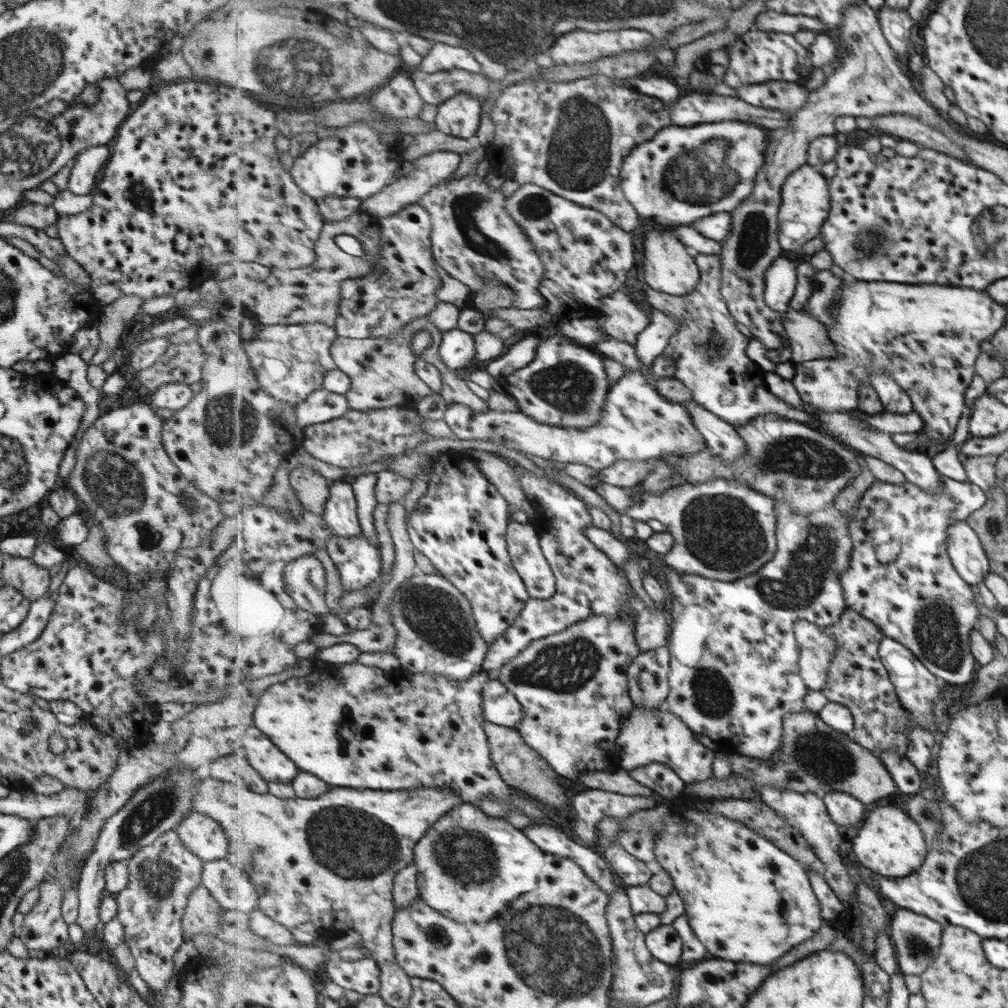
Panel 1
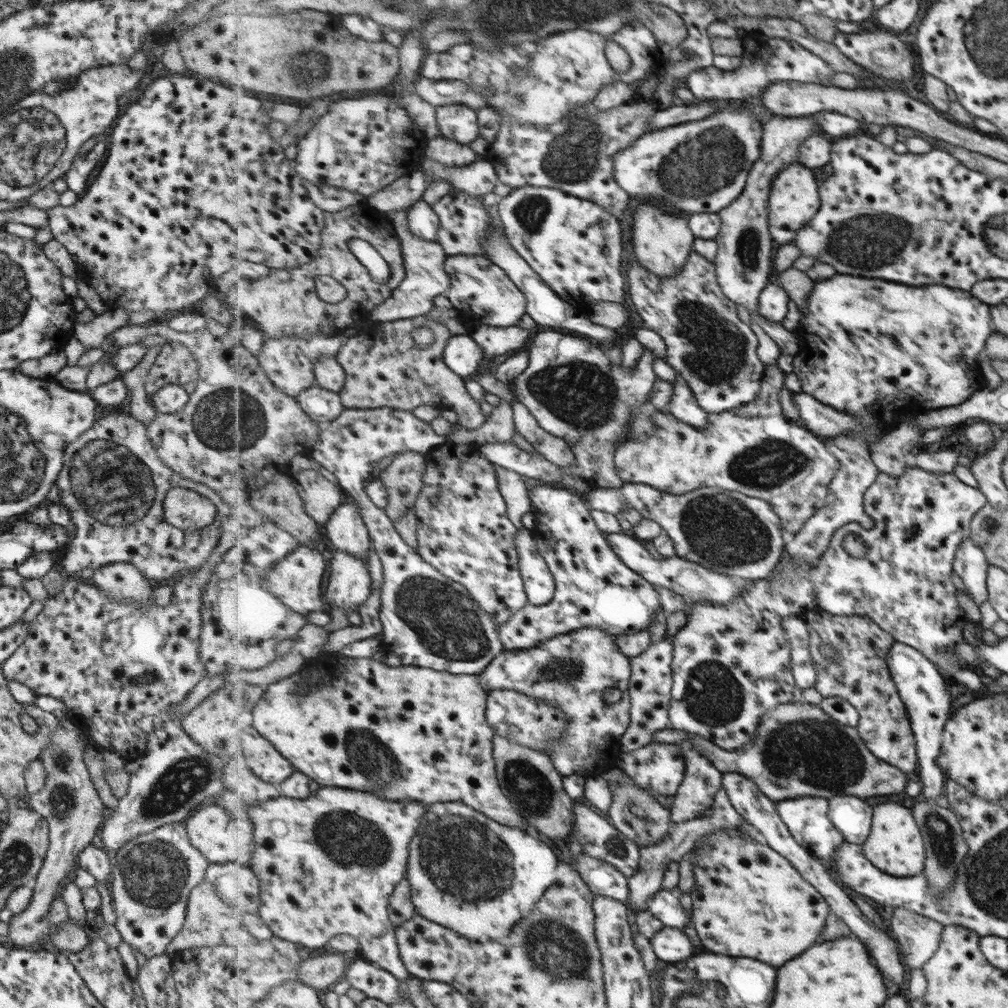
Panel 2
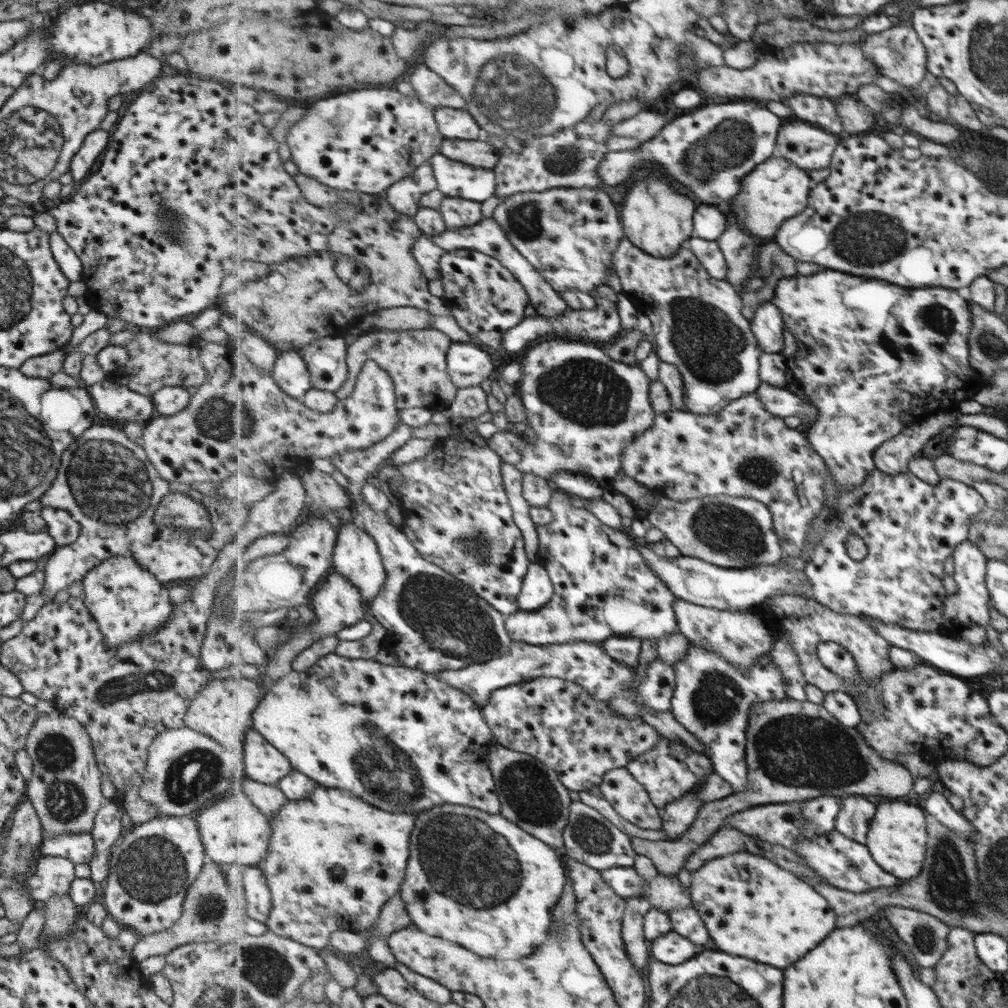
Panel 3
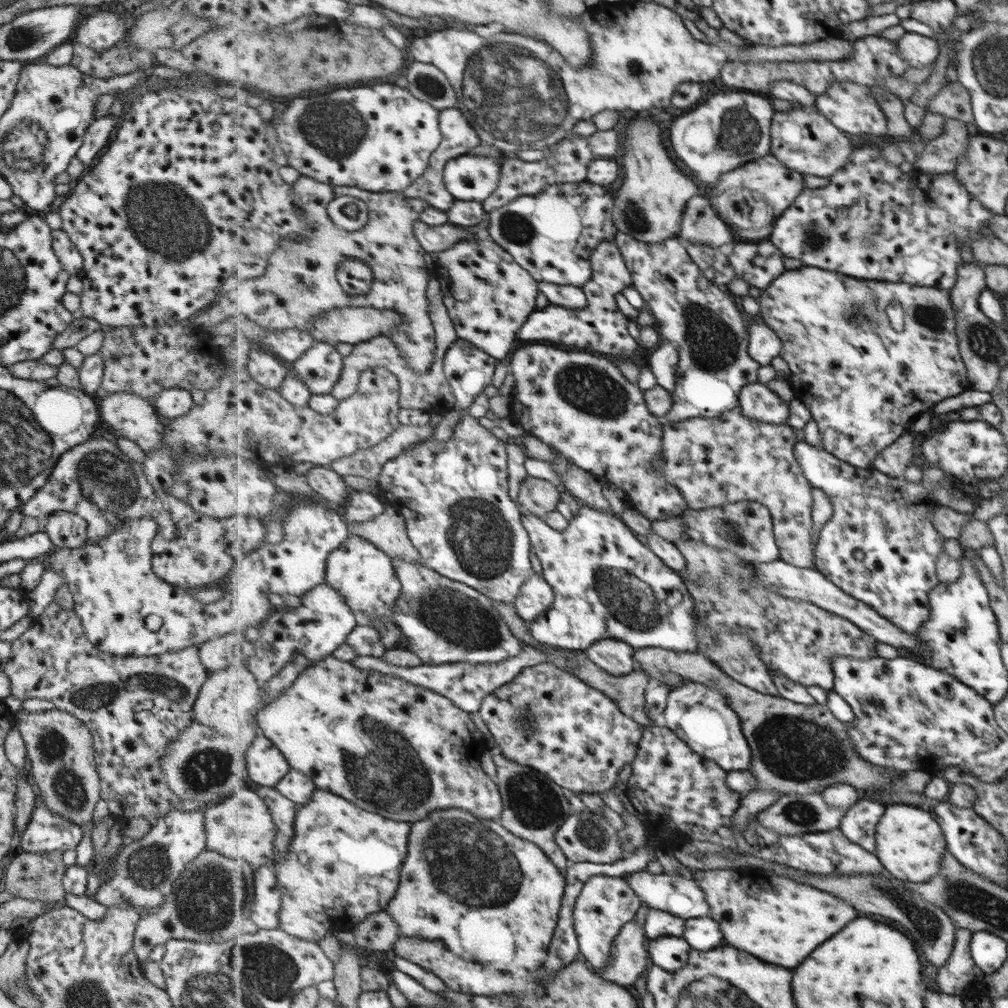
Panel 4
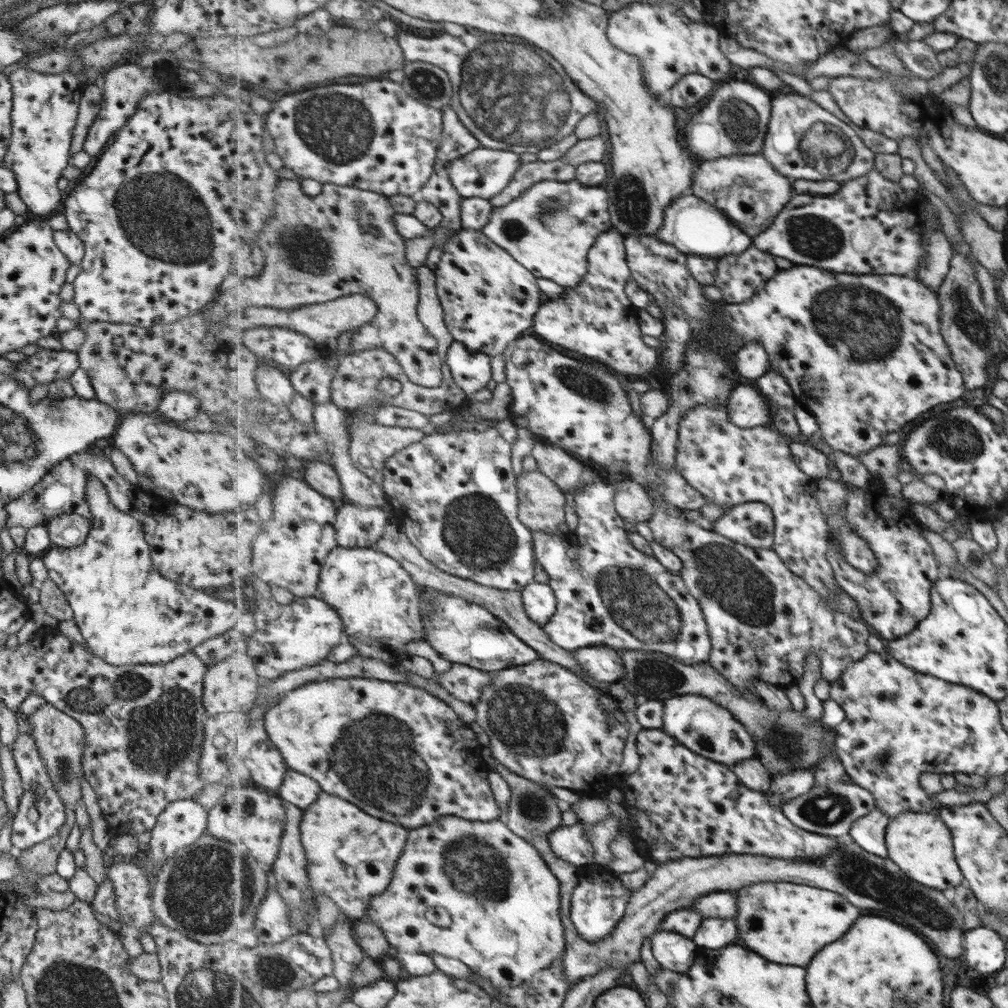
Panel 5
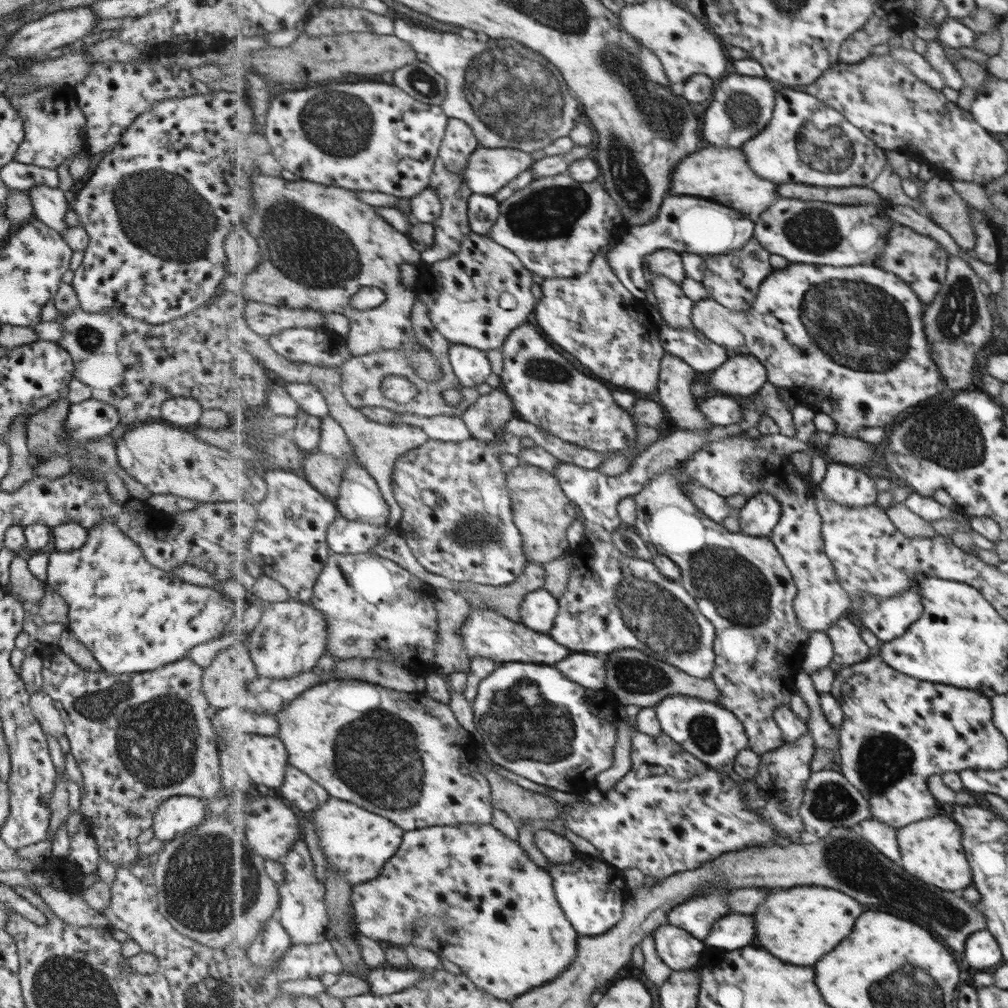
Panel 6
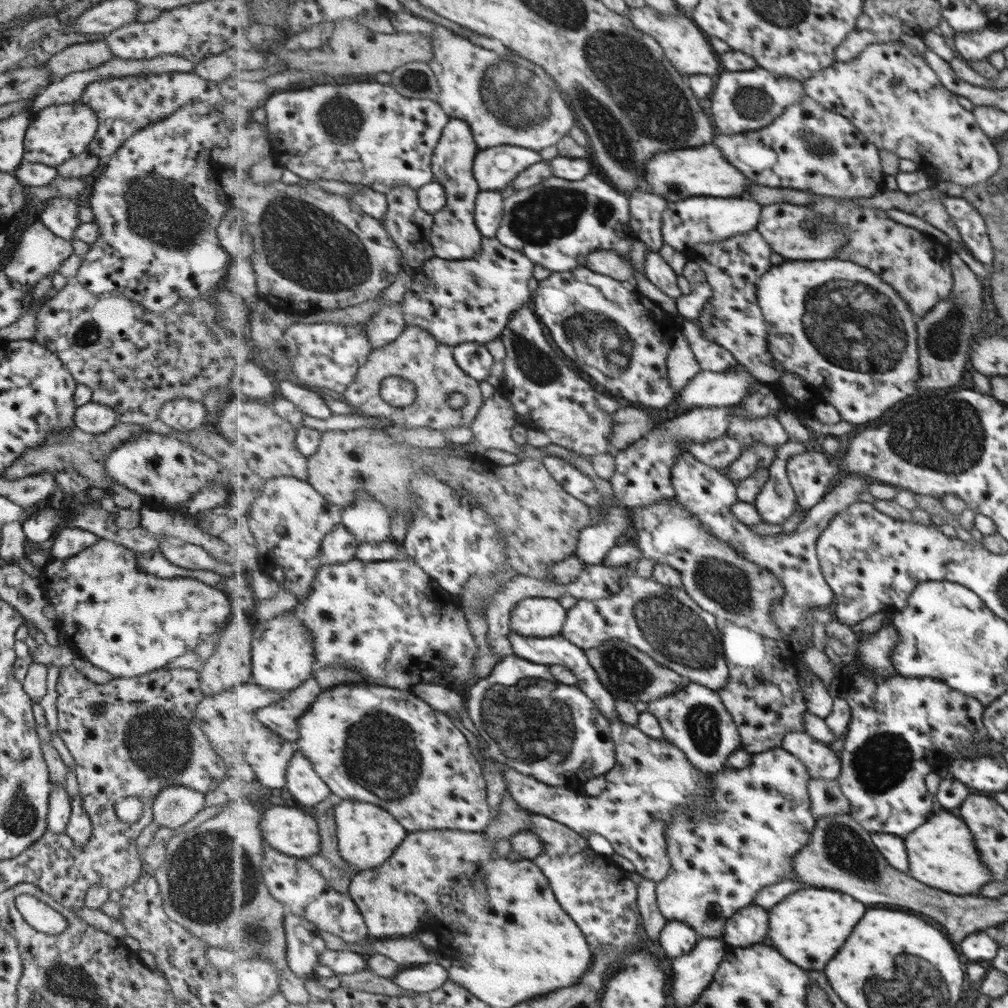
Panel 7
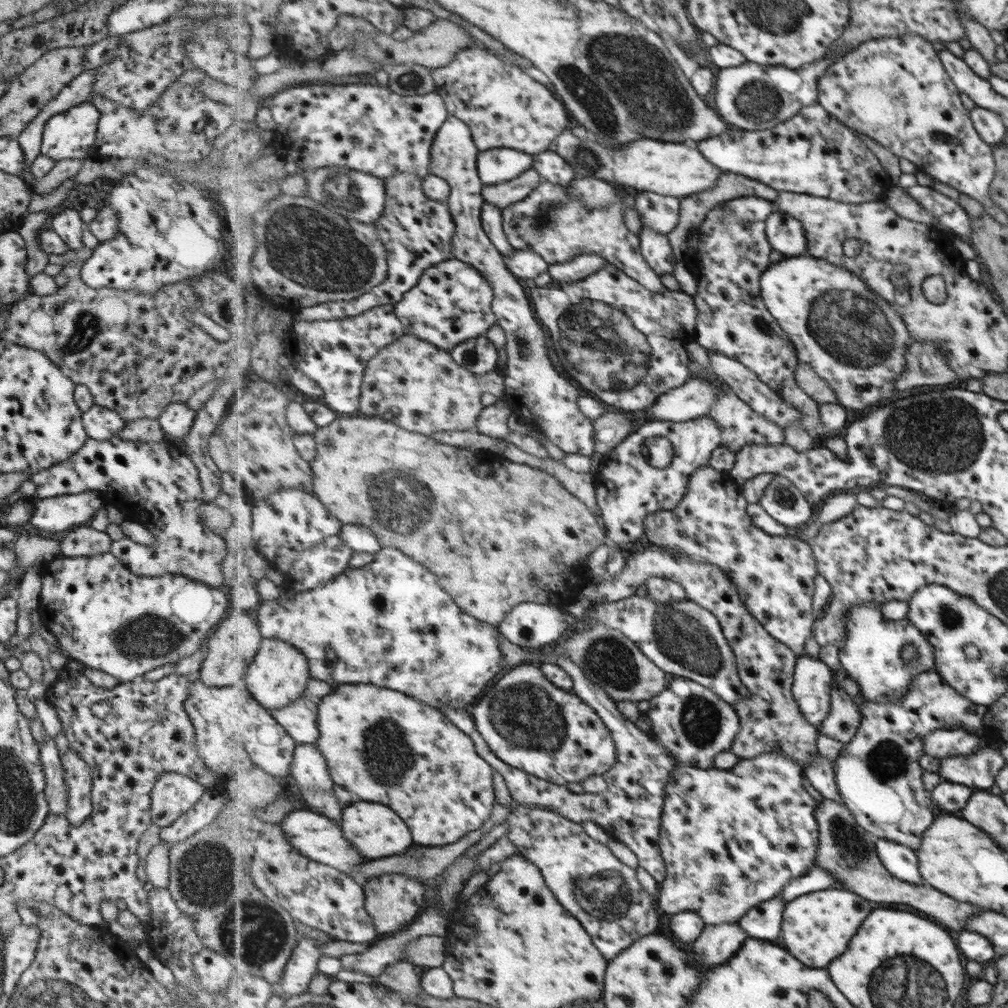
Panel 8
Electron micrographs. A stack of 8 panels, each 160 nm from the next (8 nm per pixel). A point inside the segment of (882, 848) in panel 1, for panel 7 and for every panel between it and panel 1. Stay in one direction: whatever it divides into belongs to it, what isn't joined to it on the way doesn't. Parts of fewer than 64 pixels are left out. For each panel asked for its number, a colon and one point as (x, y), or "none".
2: (894, 845)
3: (897, 834)
4: (911, 844)
5: (921, 844)
6: (932, 849)
7: (941, 853)

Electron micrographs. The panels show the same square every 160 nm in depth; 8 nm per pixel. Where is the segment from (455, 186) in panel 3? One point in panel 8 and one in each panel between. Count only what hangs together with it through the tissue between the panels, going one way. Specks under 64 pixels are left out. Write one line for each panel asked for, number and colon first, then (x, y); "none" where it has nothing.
4: (470, 177)
5: (484, 173)
6: (489, 169)
7: (495, 168)
8: (496, 166)

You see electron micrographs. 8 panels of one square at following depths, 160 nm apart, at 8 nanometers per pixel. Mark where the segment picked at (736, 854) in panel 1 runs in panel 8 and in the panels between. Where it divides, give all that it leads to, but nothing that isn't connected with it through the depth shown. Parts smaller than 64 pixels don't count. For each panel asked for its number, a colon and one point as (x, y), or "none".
2: (749, 900)
3: (752, 908)
4: (782, 920)
5: (788, 923)
6: (801, 924)
7: (810, 928)
8: (817, 928)

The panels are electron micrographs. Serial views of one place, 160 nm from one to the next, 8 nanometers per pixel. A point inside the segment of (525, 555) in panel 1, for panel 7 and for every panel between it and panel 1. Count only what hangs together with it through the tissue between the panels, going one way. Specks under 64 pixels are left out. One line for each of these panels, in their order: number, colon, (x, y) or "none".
2: (540, 583)
3: (538, 590)
4: (537, 596)
5: (539, 599)
6: (539, 610)
7: (541, 617)

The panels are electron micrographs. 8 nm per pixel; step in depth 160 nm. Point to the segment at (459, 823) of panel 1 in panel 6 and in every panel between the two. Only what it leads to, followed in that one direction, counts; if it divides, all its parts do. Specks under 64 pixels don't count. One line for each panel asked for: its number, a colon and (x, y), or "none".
2: (460, 859)
3: (463, 859)
4: (453, 857)
5: (509, 940)
6: (506, 929)

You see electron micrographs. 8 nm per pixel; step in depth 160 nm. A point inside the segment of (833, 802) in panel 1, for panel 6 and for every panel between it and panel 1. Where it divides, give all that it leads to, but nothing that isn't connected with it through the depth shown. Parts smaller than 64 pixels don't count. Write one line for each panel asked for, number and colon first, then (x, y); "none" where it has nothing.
2: (851, 815)
3: (856, 814)
4: (860, 822)
5: (869, 832)
6: (884, 837)

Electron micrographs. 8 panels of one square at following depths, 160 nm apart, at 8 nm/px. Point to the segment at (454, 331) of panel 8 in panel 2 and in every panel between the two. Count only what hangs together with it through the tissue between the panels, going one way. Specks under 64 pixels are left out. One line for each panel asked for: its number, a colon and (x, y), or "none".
2: (482, 292)
3: (487, 300)
4: (490, 296)
5: (490, 299)
6: (464, 301)
7: (464, 301)

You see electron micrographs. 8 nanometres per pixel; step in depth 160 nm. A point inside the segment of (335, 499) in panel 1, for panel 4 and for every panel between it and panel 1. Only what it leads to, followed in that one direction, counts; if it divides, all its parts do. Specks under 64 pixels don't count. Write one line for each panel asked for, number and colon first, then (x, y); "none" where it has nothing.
2: (346, 529)
3: (357, 555)
4: (366, 576)

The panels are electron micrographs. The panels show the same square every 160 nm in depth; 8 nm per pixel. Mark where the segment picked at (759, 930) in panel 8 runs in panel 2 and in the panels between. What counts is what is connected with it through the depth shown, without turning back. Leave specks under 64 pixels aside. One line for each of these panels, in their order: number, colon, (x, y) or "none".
2: (665, 905)
3: (688, 922)
4: (704, 933)
5: (716, 933)
6: (733, 931)
7: (750, 926)

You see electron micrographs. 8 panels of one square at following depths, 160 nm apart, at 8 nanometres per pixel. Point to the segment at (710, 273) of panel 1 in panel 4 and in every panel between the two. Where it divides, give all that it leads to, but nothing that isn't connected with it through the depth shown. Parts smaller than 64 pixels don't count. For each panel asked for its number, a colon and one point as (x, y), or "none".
2: (710, 347)
3: (699, 327)
4: (706, 323)

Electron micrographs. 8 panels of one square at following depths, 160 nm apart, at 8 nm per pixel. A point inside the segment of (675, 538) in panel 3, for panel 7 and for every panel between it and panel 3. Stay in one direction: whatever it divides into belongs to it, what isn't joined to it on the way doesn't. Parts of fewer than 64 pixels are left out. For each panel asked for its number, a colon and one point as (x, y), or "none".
4: (746, 528)
5: (753, 524)
6: (759, 517)
7: (777, 501)

